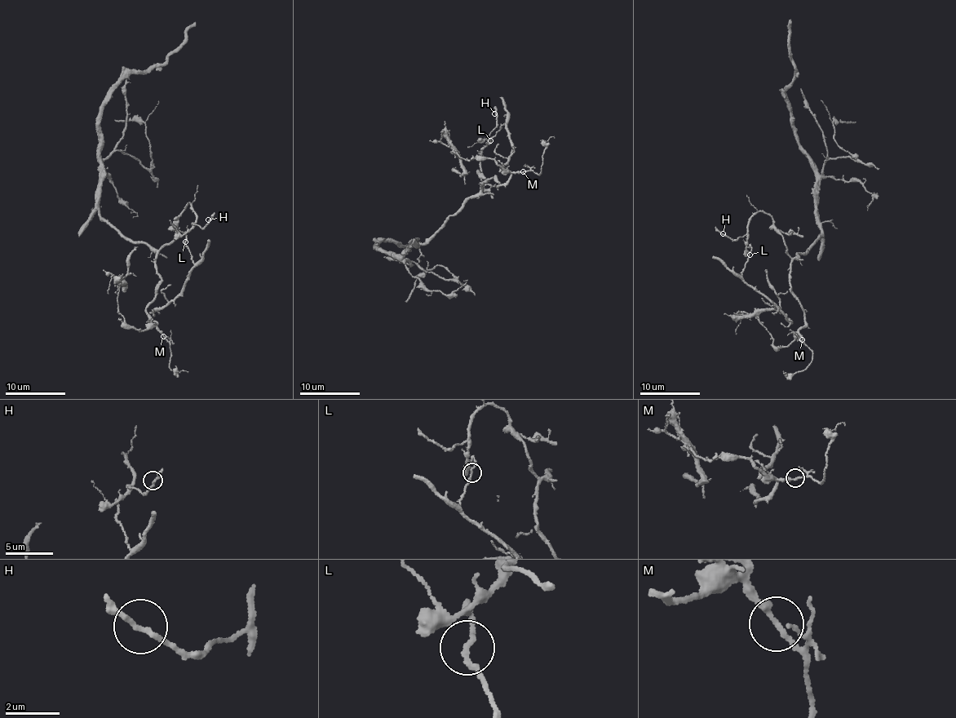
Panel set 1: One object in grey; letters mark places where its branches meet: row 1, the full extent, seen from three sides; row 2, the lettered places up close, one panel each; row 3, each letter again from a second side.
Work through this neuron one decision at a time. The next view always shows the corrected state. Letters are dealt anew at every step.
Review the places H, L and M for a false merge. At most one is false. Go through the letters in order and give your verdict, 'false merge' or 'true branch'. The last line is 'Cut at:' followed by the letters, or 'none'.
H: true branch
L: false merge
M: true branch
Cut at: L

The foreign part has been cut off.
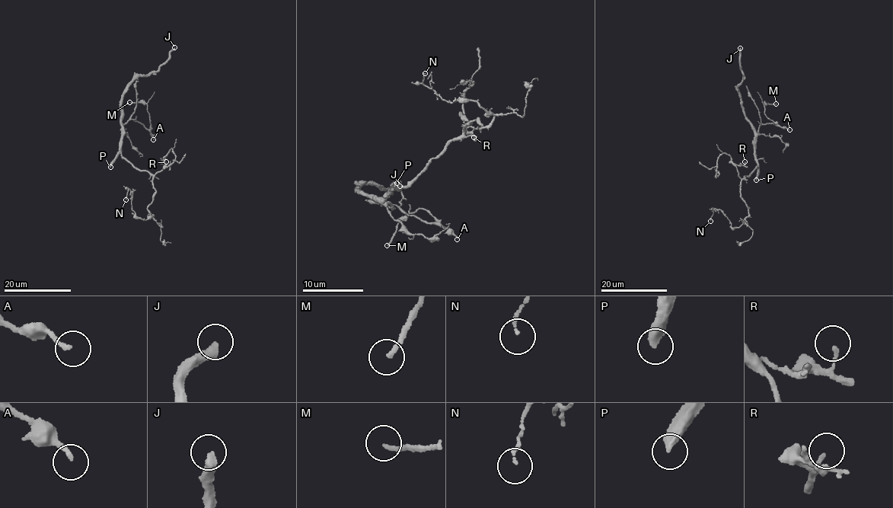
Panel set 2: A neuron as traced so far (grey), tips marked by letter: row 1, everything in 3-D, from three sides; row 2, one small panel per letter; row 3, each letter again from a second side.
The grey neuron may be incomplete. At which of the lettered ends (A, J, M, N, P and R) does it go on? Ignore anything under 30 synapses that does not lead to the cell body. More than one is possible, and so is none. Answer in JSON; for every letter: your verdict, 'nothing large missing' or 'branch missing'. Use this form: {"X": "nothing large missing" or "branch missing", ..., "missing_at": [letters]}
{"A": "nothing large missing", "J": "branch missing", "M": "nothing large missing", "N": "nothing large missing", "P": "branch missing", "R": "nothing large missing", "missing_at": ["J", "P"]}

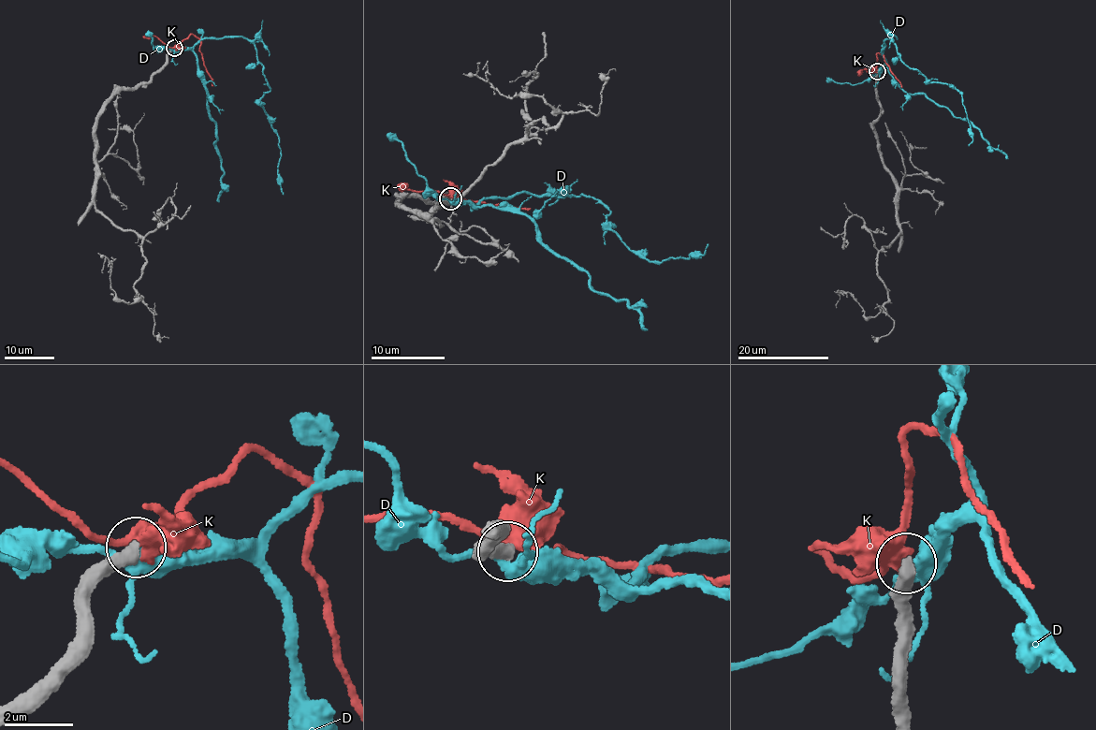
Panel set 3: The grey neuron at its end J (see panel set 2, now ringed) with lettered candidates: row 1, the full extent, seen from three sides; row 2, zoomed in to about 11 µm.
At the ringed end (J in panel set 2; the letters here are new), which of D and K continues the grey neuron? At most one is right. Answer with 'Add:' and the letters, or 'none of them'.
Add: none of them

